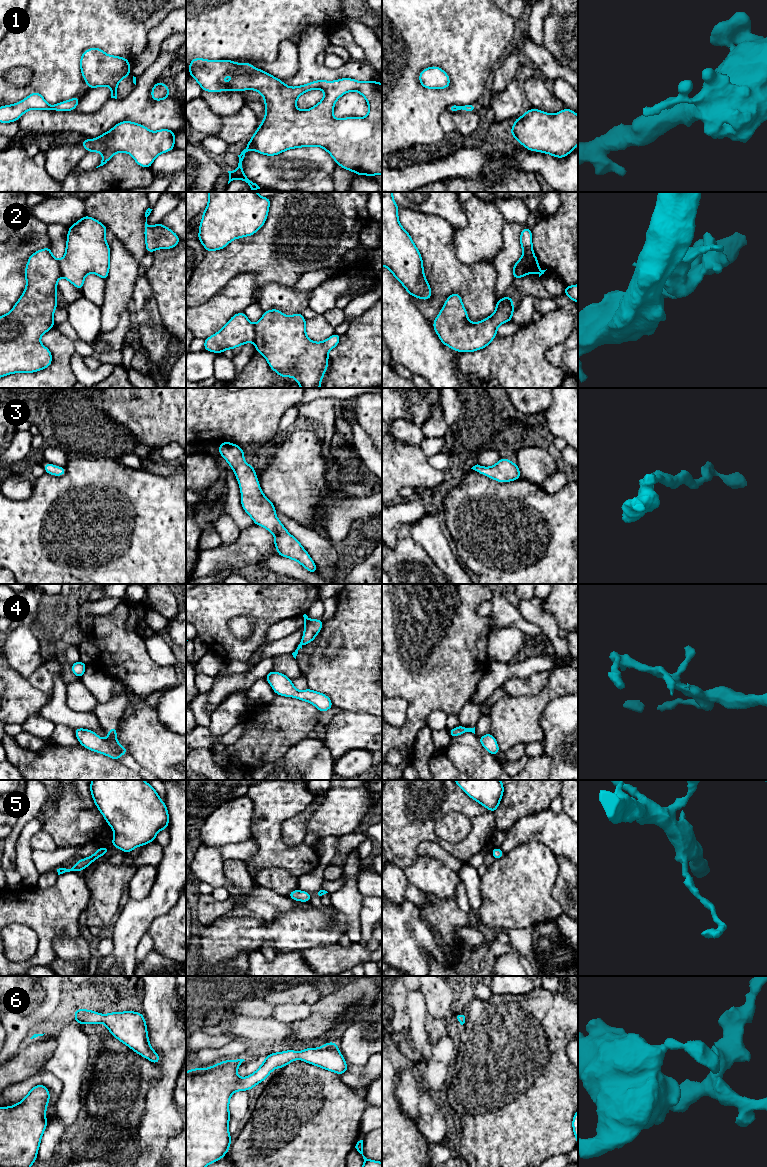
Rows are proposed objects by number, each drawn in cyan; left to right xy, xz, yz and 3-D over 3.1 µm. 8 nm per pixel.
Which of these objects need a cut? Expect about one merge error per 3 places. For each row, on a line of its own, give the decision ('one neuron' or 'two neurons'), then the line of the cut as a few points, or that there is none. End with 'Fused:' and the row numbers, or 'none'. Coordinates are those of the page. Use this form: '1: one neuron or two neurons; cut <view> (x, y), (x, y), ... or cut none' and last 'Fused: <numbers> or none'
1: one neuron; cut none
2: two neurons; cut yz (513, 267), (522, 266), (527, 274)
3: one neuron; cut none
4: one neuron; cut none
5: one neuron; cut none
6: one neuron; cut none
Fused: 2

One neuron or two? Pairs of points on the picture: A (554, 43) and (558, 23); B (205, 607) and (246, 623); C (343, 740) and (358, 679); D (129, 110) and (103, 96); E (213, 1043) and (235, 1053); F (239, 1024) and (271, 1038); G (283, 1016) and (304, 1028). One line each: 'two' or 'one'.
A: one
B: two
C: two
D: two
E: two
F: one
G: two

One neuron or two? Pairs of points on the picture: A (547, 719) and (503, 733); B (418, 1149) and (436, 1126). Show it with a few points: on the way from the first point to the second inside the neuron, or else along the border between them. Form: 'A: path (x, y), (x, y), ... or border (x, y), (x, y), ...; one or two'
A: border (551, 700), (540, 717), (542, 742); two
B: border (412, 1120), (428, 1143); two

